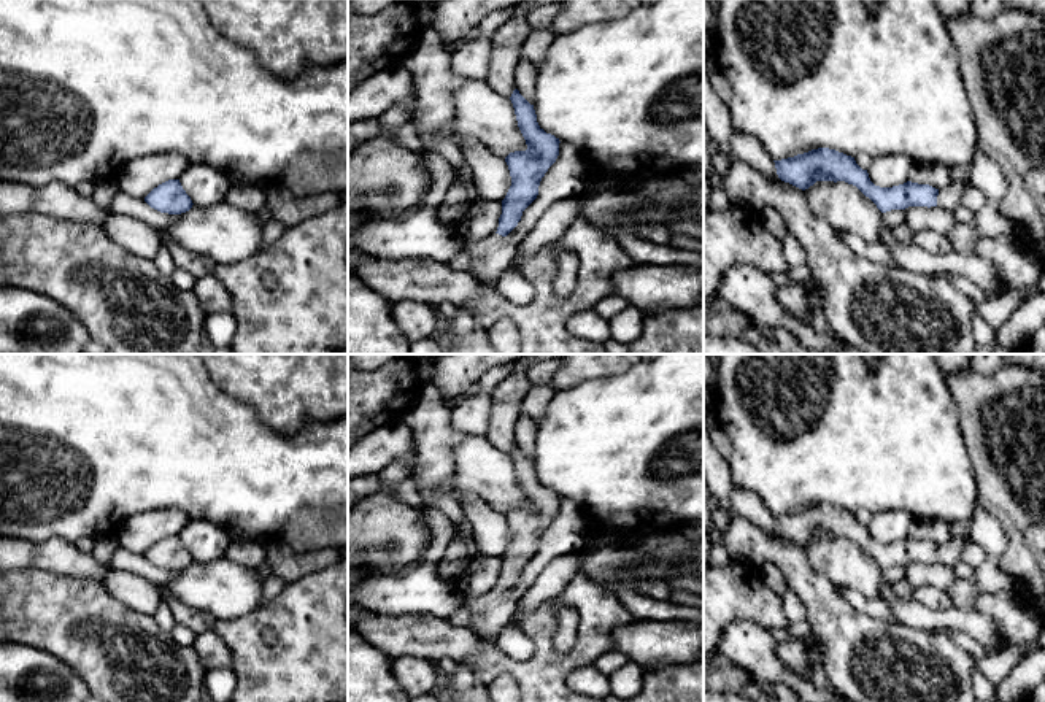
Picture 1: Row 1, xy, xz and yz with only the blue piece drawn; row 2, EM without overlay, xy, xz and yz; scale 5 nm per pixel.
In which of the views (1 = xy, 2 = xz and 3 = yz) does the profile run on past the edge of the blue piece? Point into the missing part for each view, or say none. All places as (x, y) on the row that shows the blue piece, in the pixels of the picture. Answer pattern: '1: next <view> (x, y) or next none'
1: next none
2: next xz (491, 256)
3: next yz (950, 197)

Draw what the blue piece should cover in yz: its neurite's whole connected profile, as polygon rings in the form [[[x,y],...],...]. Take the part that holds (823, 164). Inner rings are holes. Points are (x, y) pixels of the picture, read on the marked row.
[[[829,148],[812,149],[773,162],[778,178],[785,183],[805,191],[816,181],[845,181],[856,186],[881,213],[908,206],[940,206],[954,211],[961,205],[964,191],[970,186],[969,178],[964,178],[953,179],[942,191],[912,181],[893,187],[880,187],[870,181],[867,170],[862,170],[854,157]]]

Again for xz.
[[[518,89],[513,91],[510,100],[527,149],[505,157],[511,186],[502,200],[497,232],[484,240],[464,243],[472,259],[470,273],[476,281],[497,280],[516,257],[521,243],[507,235],[518,226],[522,211],[537,199],[542,178],[559,156],[561,141],[538,125],[534,105]]]

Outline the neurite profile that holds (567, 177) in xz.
[[[561,141],[559,156],[542,178],[537,199],[522,211],[521,221],[507,237],[522,243],[542,214],[557,200],[581,194],[588,178],[586,157],[572,145]]]

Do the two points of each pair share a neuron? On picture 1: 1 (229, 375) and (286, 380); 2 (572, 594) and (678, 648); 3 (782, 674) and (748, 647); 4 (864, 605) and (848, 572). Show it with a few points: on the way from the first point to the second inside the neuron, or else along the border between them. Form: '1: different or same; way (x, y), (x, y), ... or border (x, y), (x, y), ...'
1: same; way (243, 375), (272, 375)
2: different; border (634, 620), (620, 626), (612, 634), (612, 648)
3: same; way (774, 672), (756, 655)
4: different; border (836, 585), (858, 590), (864, 596), (875, 599)

